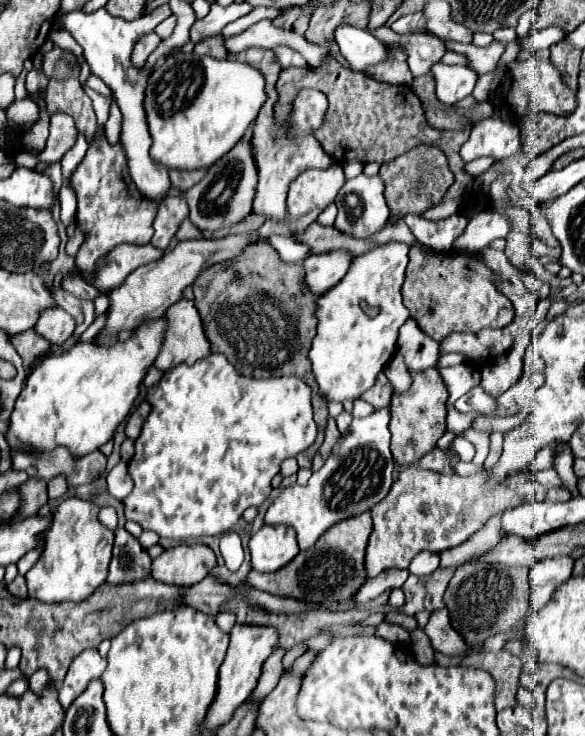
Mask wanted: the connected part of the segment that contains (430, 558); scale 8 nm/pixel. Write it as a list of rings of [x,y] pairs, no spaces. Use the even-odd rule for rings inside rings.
[[[424,551],[418,554],[410,563],[408,570],[410,574],[428,576],[439,566],[440,557],[438,553]]]

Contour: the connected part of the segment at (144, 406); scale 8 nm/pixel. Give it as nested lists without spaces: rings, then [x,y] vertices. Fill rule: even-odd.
[[[144,400],[144,402],[134,410],[134,414],[128,418],[128,422],[126,422],[126,436],[128,436],[128,438],[136,440],[136,438],[140,436],[142,424],[146,422],[148,414],[150,414],[150,404]]]

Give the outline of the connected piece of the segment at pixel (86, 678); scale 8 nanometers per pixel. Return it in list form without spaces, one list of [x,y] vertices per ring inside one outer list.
[[[84,650],[74,658],[70,664],[70,670],[58,688],[58,700],[64,710],[70,708],[70,704],[84,692],[90,680],[100,678],[106,668],[106,658],[98,654],[98,650]]]

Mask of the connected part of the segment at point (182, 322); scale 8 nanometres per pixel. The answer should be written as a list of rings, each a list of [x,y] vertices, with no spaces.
[[[178,300],[168,308],[168,334],[154,366],[162,372],[176,364],[194,364],[210,356],[212,348],[204,336],[200,314],[192,300]]]

